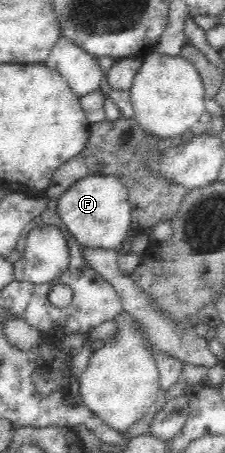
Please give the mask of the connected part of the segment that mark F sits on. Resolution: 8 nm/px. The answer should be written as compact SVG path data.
M88 174L83 179L75 182L75 185L71 185L53 205L59 212L67 231L75 236L75 239L79 240L81 246L93 249L122 251L122 248L127 246L128 241L132 238L129 227L131 227L131 208L133 206L126 187L119 183L115 177Z

